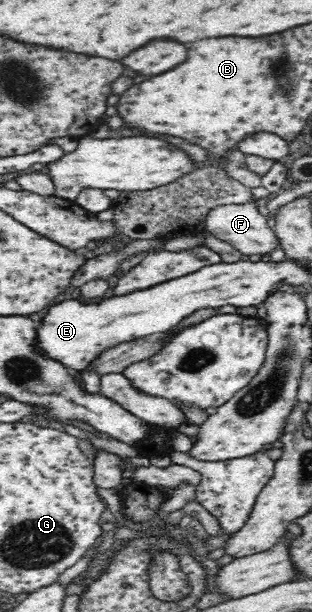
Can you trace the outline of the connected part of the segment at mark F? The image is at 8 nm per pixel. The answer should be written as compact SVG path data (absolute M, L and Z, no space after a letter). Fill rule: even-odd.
M256 199L246 202L246 204L220 204L208 210L204 222L203 231L211 236L234 246L243 257L252 254L265 255L272 253L279 245L276 233L266 223L266 218L258 211Z

